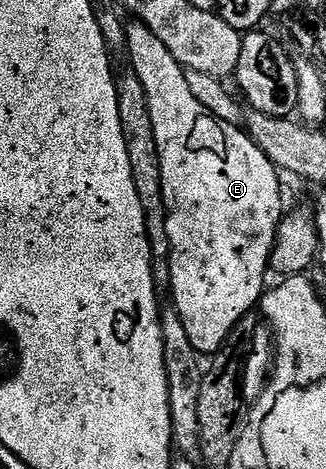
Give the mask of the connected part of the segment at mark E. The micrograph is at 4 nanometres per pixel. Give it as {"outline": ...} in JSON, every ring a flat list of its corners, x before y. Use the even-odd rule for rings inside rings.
{"outline":[[142,22,127,25,126,56,132,59,135,79,143,86,148,98,156,153,160,155,162,166,162,194,168,211,166,259,168,276,172,279,170,300,181,316,194,350,199,354,215,354,227,344,237,322,259,305,266,291,264,275,270,272,272,247,285,211,284,200,280,197,281,177,276,165,262,154,243,127,224,123,194,98,188,72,180,67,174,54,170,54,152,28]]}

